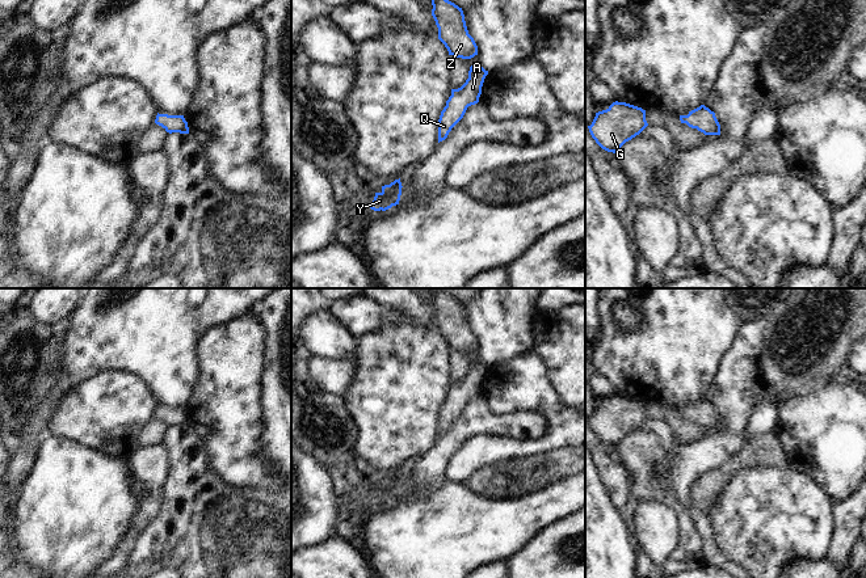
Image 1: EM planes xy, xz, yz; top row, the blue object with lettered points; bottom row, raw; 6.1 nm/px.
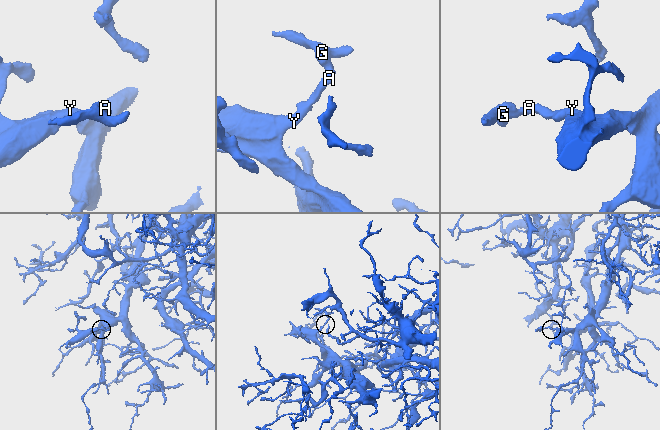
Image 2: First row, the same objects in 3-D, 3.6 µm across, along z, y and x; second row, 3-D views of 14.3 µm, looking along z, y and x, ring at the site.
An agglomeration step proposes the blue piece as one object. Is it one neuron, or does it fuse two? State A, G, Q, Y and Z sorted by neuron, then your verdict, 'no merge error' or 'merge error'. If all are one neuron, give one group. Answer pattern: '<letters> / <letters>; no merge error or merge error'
A G Q Y Z; no merge error

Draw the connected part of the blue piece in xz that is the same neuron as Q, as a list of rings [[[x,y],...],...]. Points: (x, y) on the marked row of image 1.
[[[476,63],[470,67],[466,83],[458,89],[451,89],[451,96],[438,119],[438,143],[447,138],[451,128],[463,118],[467,107],[479,102],[487,75],[488,71]]]

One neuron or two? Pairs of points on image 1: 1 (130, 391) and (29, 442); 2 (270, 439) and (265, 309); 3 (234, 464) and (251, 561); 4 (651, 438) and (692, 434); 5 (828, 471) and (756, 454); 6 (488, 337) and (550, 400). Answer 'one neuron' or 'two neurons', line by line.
1: two neurons
2: one neuron
3: two neurons
4: two neurons
5: two neurons
6: two neurons

